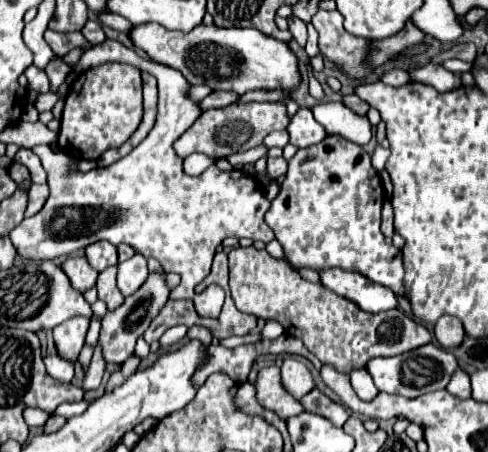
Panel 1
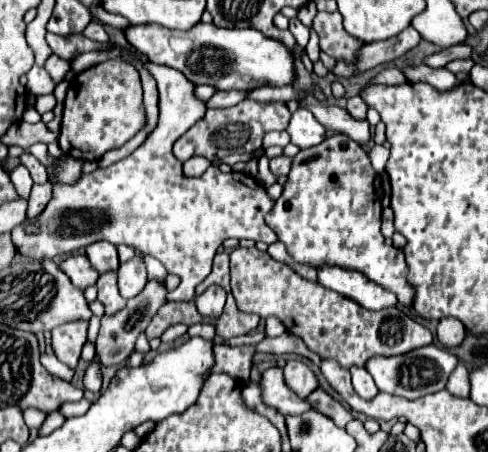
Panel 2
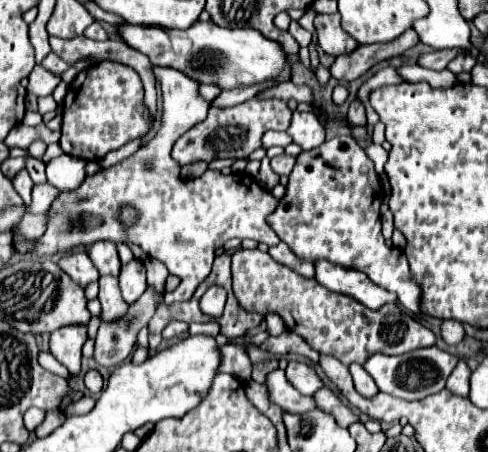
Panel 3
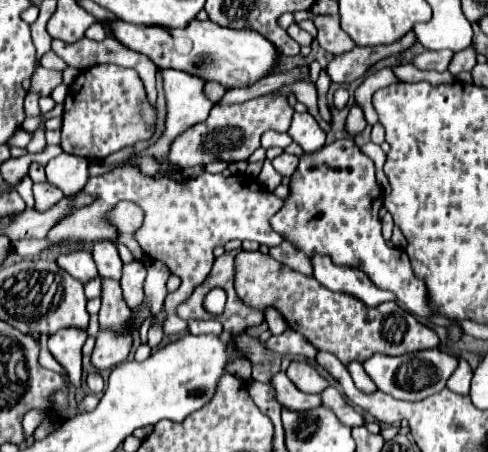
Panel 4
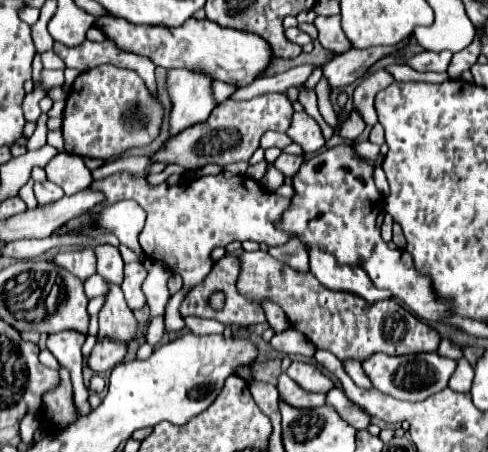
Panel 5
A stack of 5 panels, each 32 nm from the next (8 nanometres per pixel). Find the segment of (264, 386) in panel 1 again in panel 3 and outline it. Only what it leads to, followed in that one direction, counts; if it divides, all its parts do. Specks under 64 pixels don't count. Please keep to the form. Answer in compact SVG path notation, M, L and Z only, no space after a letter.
M280 368L266 374L266 388L268 388L268 400L272 400L272 404L280 406L282 412L300 414L300 412L308 412L308 410L314 408L312 396L298 394L288 384L284 370L280 370Z

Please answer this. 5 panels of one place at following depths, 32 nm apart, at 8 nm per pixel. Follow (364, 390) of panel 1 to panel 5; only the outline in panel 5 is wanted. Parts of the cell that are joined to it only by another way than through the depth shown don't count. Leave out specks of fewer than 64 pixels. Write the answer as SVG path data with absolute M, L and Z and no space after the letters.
M348 360L344 362L344 368L348 372L348 376L354 380L356 386L364 388L364 390L372 390L372 382L368 380L368 376L364 376L364 370L362 370L362 364L358 360Z

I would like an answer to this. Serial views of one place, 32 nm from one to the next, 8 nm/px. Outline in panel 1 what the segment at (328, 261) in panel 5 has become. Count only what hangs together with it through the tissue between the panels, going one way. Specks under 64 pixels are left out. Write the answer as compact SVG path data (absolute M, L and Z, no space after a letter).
M330 268L320 272L322 286L336 292L342 298L352 300L360 310L376 314L398 306L398 300L390 288L382 284L372 284L358 272L344 272L340 268Z

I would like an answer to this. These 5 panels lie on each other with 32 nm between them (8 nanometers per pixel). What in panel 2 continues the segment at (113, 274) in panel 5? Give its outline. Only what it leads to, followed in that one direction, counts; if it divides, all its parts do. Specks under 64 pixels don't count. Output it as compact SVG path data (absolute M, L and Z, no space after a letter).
M94 242L86 248L86 256L90 260L90 264L102 274L108 270L116 270L118 268L118 254L116 254L116 246L110 242Z

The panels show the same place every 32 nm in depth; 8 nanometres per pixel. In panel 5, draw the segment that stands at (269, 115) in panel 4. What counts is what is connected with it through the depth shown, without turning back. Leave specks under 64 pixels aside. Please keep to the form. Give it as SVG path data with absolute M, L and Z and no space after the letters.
M262 94L246 102L226 100L218 104L206 122L194 124L180 132L178 136L168 140L168 148L160 150L158 156L152 156L154 162L162 164L178 164L182 168L202 168L210 162L214 164L232 164L232 162L248 162L250 156L260 148L260 138L268 130L286 132L294 110L286 94Z

